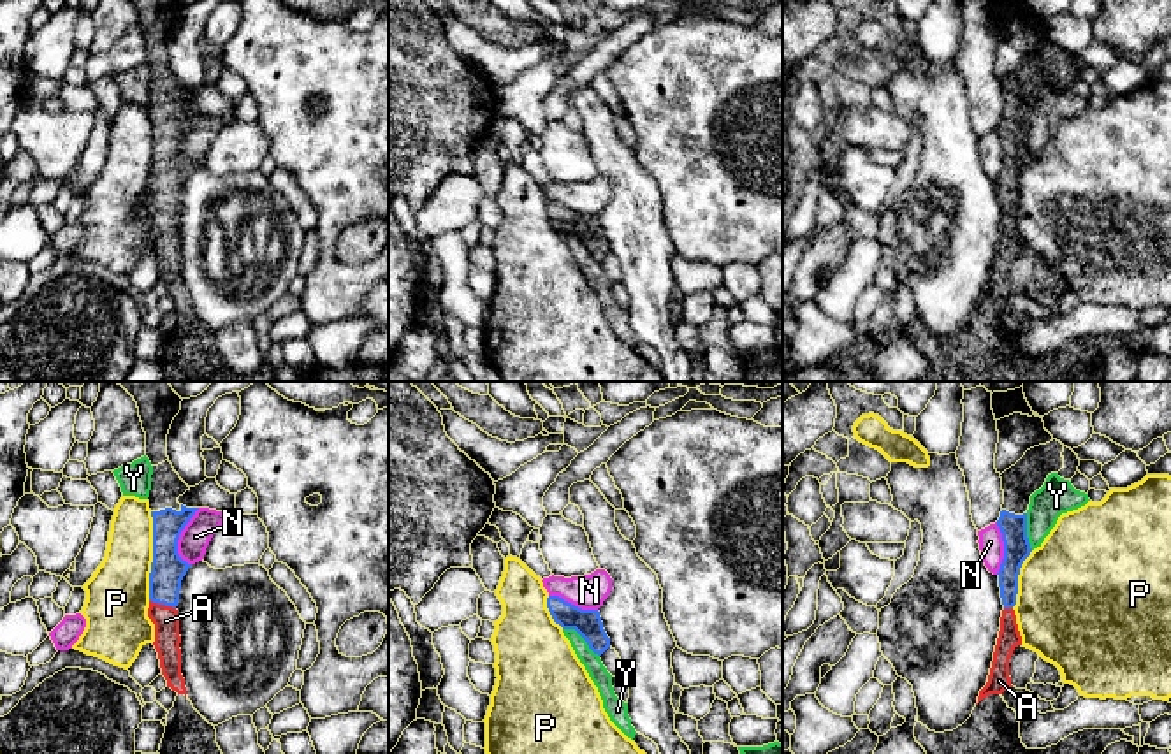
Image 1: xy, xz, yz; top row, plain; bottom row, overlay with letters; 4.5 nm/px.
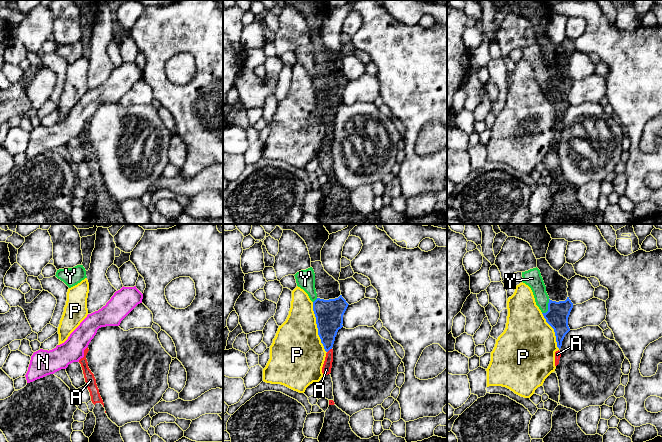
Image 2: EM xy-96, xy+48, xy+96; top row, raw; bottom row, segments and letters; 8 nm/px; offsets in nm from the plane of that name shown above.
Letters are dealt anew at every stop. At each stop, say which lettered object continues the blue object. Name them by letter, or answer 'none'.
A

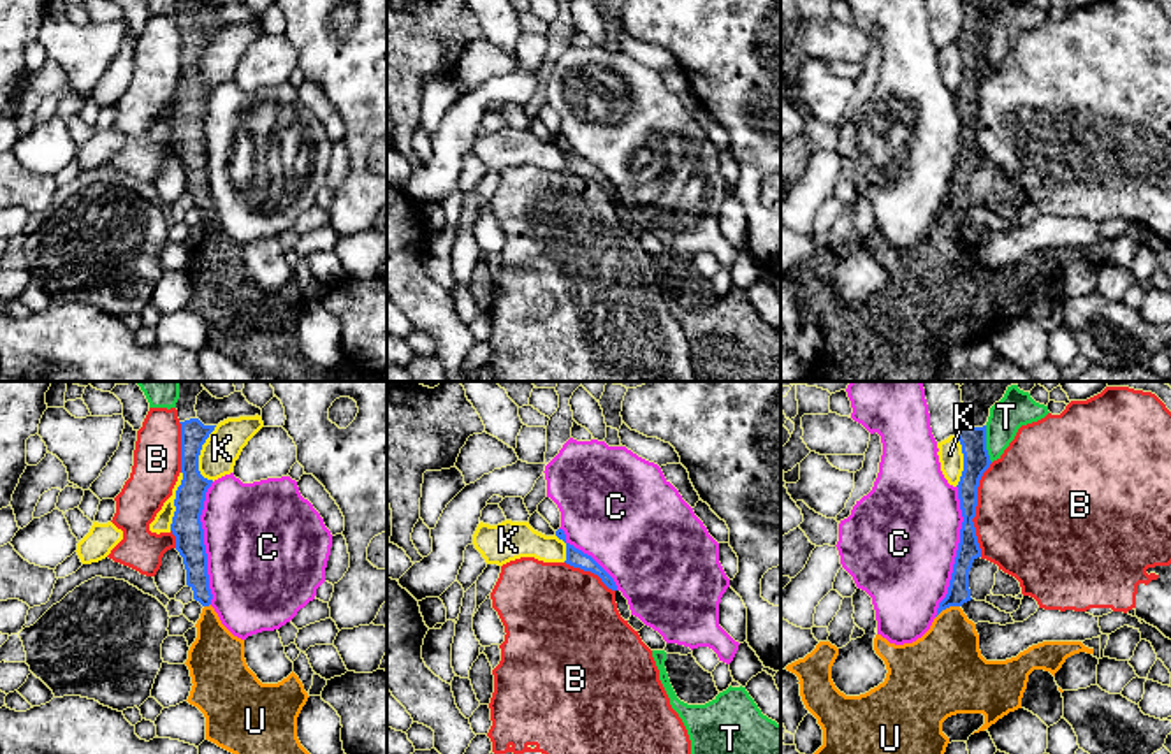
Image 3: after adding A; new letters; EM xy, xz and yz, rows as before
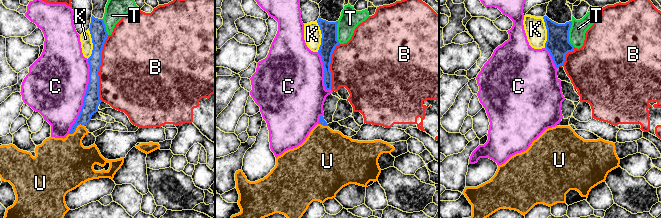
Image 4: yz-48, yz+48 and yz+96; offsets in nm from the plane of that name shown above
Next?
U

